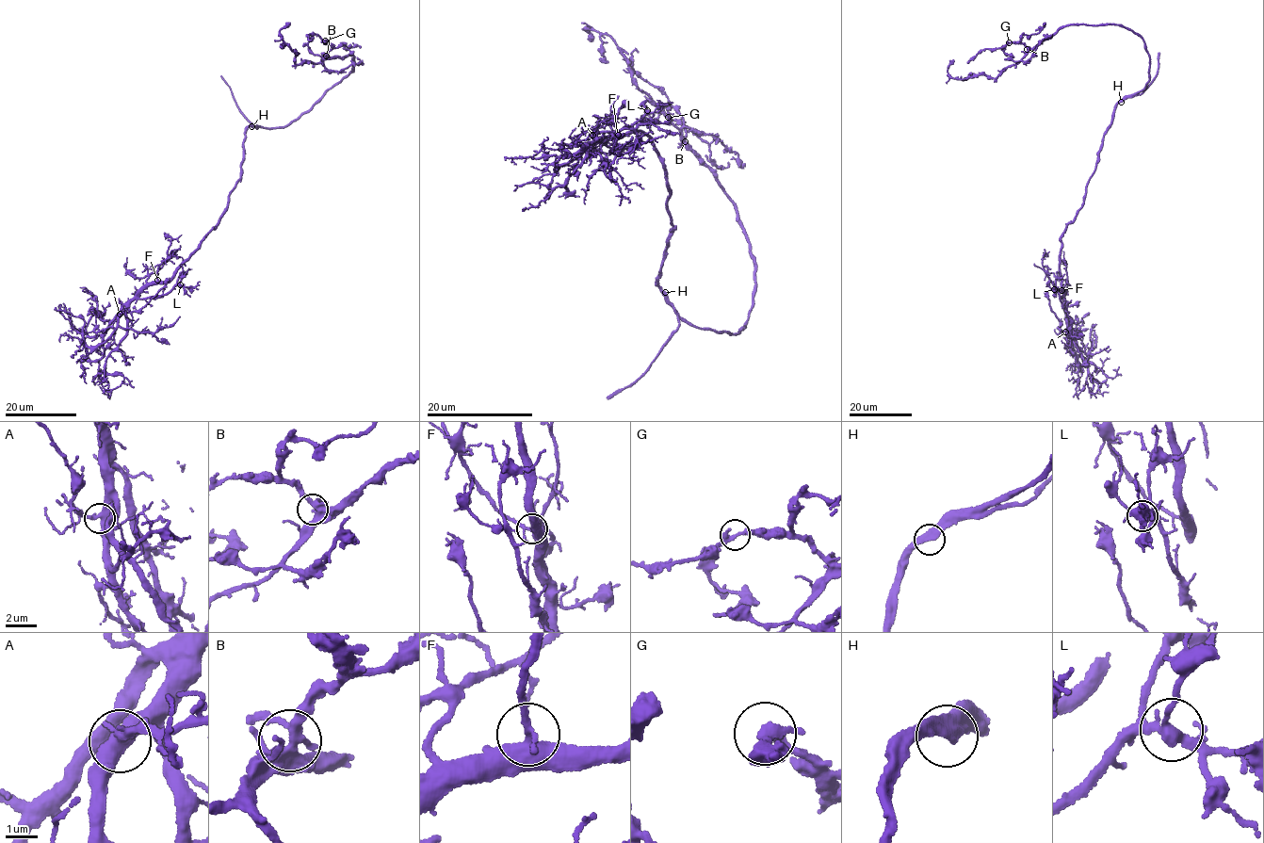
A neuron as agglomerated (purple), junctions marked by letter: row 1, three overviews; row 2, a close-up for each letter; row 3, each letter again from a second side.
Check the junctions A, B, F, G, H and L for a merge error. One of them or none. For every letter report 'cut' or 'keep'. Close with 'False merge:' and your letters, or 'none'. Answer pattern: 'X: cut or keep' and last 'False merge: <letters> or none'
A: keep
B: keep
F: keep
G: keep
H: keep
L: keep
False merge: none

